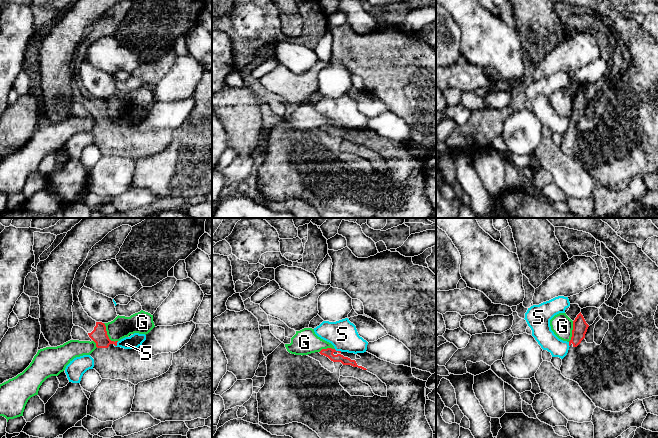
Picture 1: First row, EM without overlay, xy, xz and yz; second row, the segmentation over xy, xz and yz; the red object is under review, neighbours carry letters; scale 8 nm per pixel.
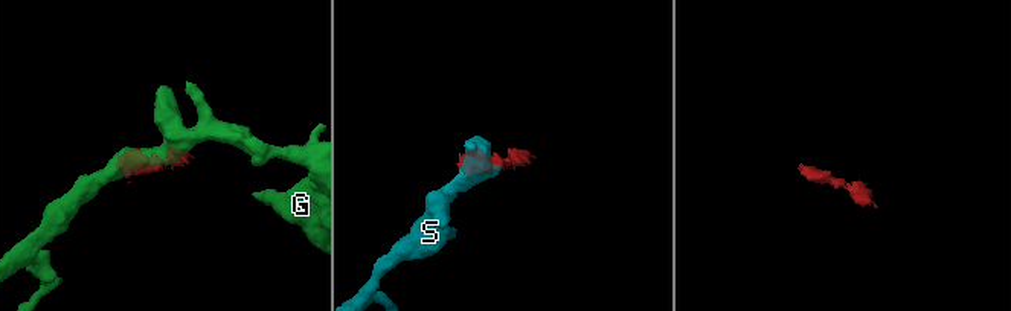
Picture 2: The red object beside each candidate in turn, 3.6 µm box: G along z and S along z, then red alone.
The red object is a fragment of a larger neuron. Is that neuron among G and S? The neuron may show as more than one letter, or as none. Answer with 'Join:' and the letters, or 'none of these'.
Join: none of these

